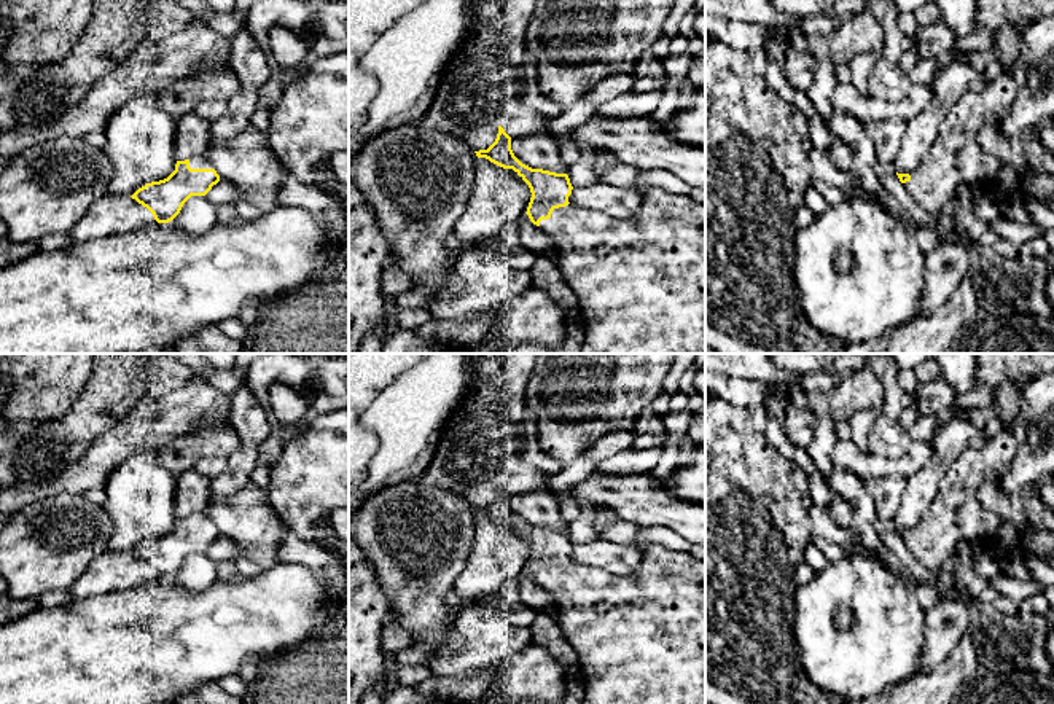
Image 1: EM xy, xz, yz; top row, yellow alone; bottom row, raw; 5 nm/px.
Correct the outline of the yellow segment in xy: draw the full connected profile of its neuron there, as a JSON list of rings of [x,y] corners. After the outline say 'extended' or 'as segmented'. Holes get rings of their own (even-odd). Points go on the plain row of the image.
[[[204,510],[177,518],[167,535],[146,540],[131,554],[146,564],[158,580],[169,580],[191,553],[207,553],[218,538],[220,532]]]; extended

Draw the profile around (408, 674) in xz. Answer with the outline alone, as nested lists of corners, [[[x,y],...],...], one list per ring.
[[[400,664],[396,672],[396,683],[416,688],[433,675],[430,664]]]

